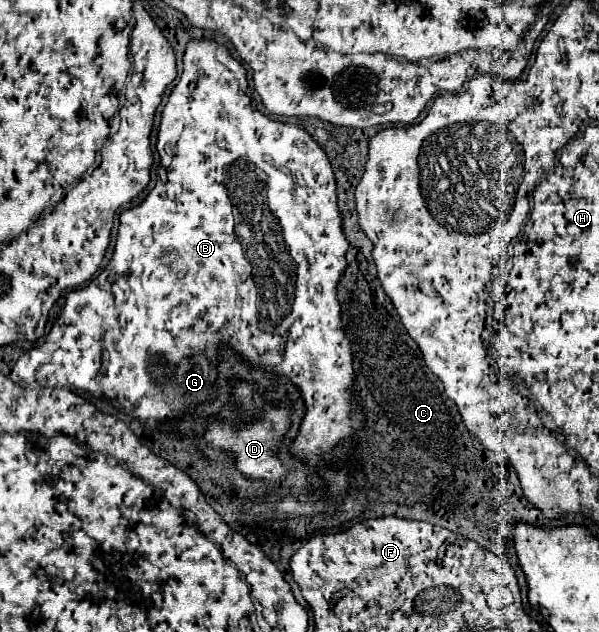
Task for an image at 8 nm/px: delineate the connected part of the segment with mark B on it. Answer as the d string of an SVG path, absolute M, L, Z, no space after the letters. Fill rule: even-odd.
M211 40L187 44L182 76L162 112L156 149L161 165L167 169L167 182L157 182L139 206L121 212L117 250L107 268L85 288L65 296L59 322L51 326L41 346L17 360L17 376L27 384L51 378L111 402L127 400L135 408L129 414L141 418L149 430L155 430L167 420L181 416L173 414L173 406L165 404L163 394L151 384L149 358L157 352L165 354L173 368L183 358L197 354L207 354L211 362L217 362L217 346L227 342L249 364L275 370L299 386L307 412L291 452L317 466L331 450L331 436L345 438L363 426L357 404L349 400L353 358L347 336L341 330L337 302L337 280L347 266L345 252L349 244L341 230L335 178L325 152L303 128L261 114L249 96L245 68L225 46L217 46ZM169 142L175 144L173 156L164 153ZM231 196L241 196L241 242L235 232L237 220Z

